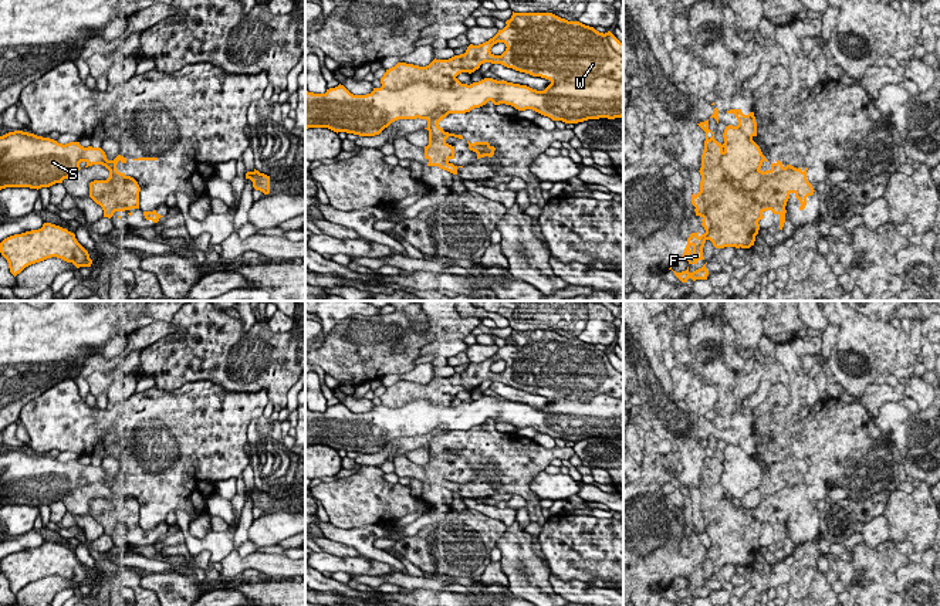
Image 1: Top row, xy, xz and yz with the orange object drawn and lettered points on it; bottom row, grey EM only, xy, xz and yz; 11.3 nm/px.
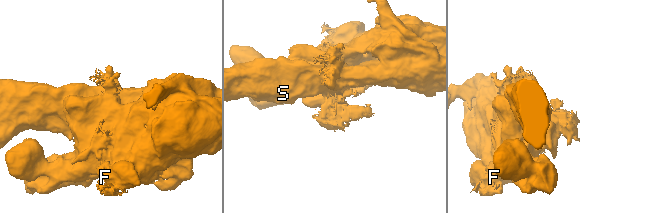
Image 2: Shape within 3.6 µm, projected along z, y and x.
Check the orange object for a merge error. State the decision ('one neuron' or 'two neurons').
two neurons

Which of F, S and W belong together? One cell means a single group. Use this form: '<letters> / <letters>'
F W / S

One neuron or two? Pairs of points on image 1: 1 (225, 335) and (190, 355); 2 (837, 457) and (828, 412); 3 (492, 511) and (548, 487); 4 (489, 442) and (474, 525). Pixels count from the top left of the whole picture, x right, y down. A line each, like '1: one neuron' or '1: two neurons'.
1: one neuron
2: one neuron
3: two neurons
4: two neurons

